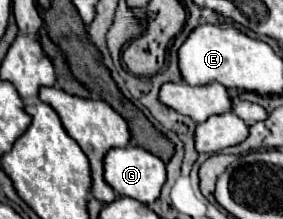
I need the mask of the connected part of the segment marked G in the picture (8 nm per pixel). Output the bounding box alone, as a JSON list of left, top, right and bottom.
[104,147,166,203]

